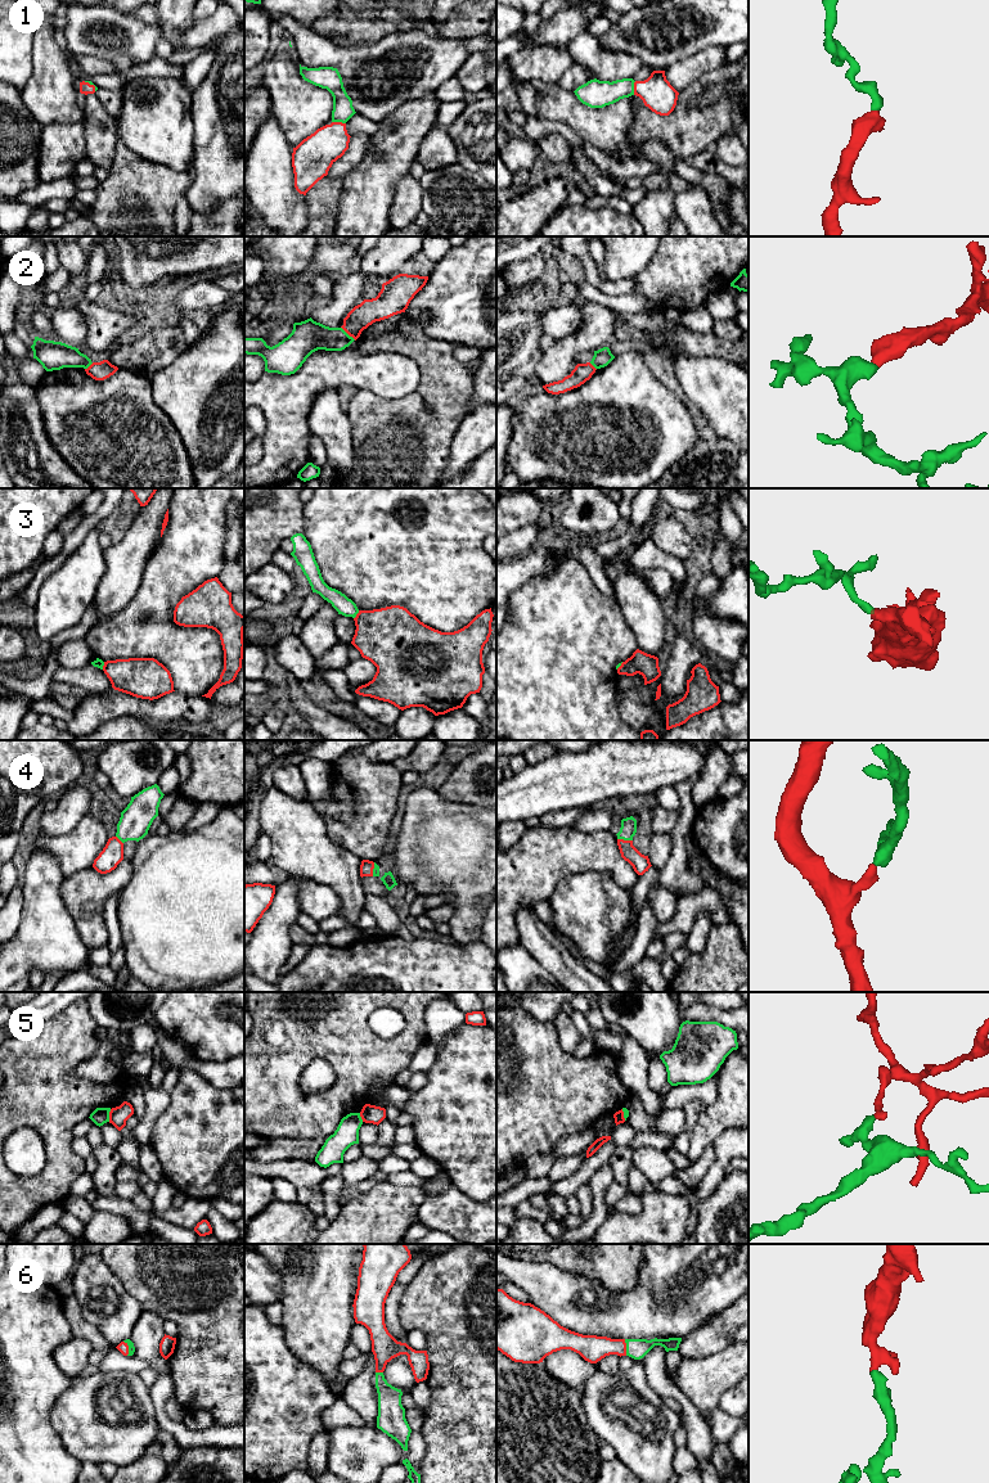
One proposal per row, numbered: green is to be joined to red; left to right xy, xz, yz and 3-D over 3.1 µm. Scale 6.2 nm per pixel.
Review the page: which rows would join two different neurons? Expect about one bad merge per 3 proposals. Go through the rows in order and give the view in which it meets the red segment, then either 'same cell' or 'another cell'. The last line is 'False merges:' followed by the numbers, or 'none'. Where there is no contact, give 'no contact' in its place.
1: contact in xz; same cell
2: contact in xz; another cell
3: contact in xz; another cell
4: contact in yz; same cell
5: contact in xy; another cell
6: contact in yz; same cell
False merges: 2, 3, 5

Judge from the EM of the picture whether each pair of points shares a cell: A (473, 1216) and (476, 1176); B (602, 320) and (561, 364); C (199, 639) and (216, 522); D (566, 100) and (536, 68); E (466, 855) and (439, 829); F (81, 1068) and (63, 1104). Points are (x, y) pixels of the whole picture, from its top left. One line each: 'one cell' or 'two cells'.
A: two cells
B: one cell
C: one cell
D: two cells
E: one cell
F: two cells

